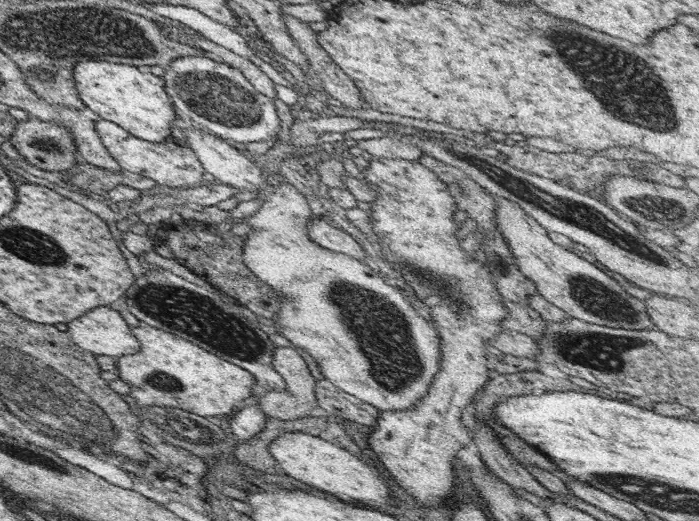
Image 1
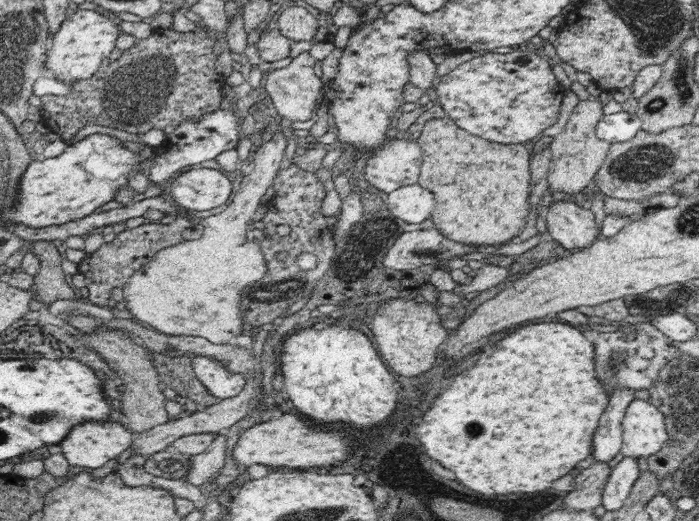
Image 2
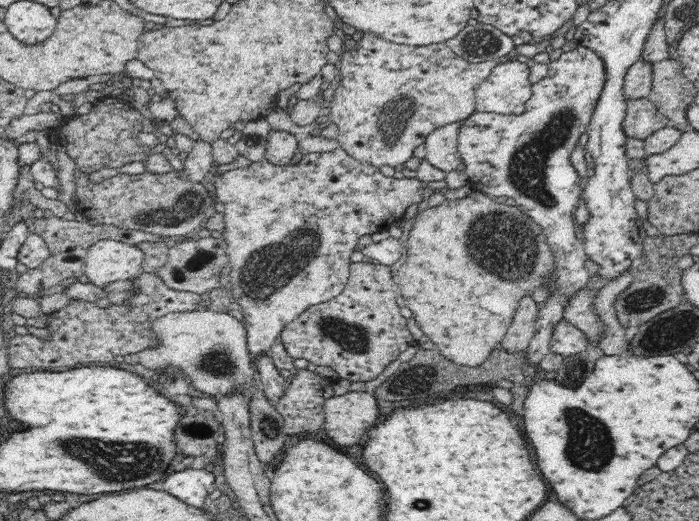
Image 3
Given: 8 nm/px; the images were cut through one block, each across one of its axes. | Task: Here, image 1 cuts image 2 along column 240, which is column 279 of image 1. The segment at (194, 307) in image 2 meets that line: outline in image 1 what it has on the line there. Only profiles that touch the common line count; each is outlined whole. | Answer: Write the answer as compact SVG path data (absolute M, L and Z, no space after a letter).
M280 182L276 188L271 189L266 194L267 200L264 201L260 208L257 210L254 216L250 218L244 218L242 221L252 225L254 231L245 235L245 242L243 243L243 257L244 264L250 269L260 280L264 281L268 286L276 288L278 292L278 298L282 300L281 309L277 313L277 318L273 321L277 323L276 329L279 334L284 336L292 342L295 347L308 352L309 356L312 356L317 362L317 366L320 367L321 373L326 380L329 380L332 384L335 384L338 388L341 388L344 392L375 406L381 412L388 412L389 410L407 410L410 407L416 407L421 405L424 401L424 397L429 391L430 383L434 378L434 375L440 370L439 362L441 361L441 350L439 334L433 327L430 321L426 321L423 317L418 315L414 308L401 294L401 290L398 290L388 284L382 279L382 276L372 268L369 268L363 261L358 261L352 256L342 254L340 252L334 252L328 250L319 244L316 244L309 238L310 220L316 217L315 207L311 205L306 197L303 196L294 186Z

